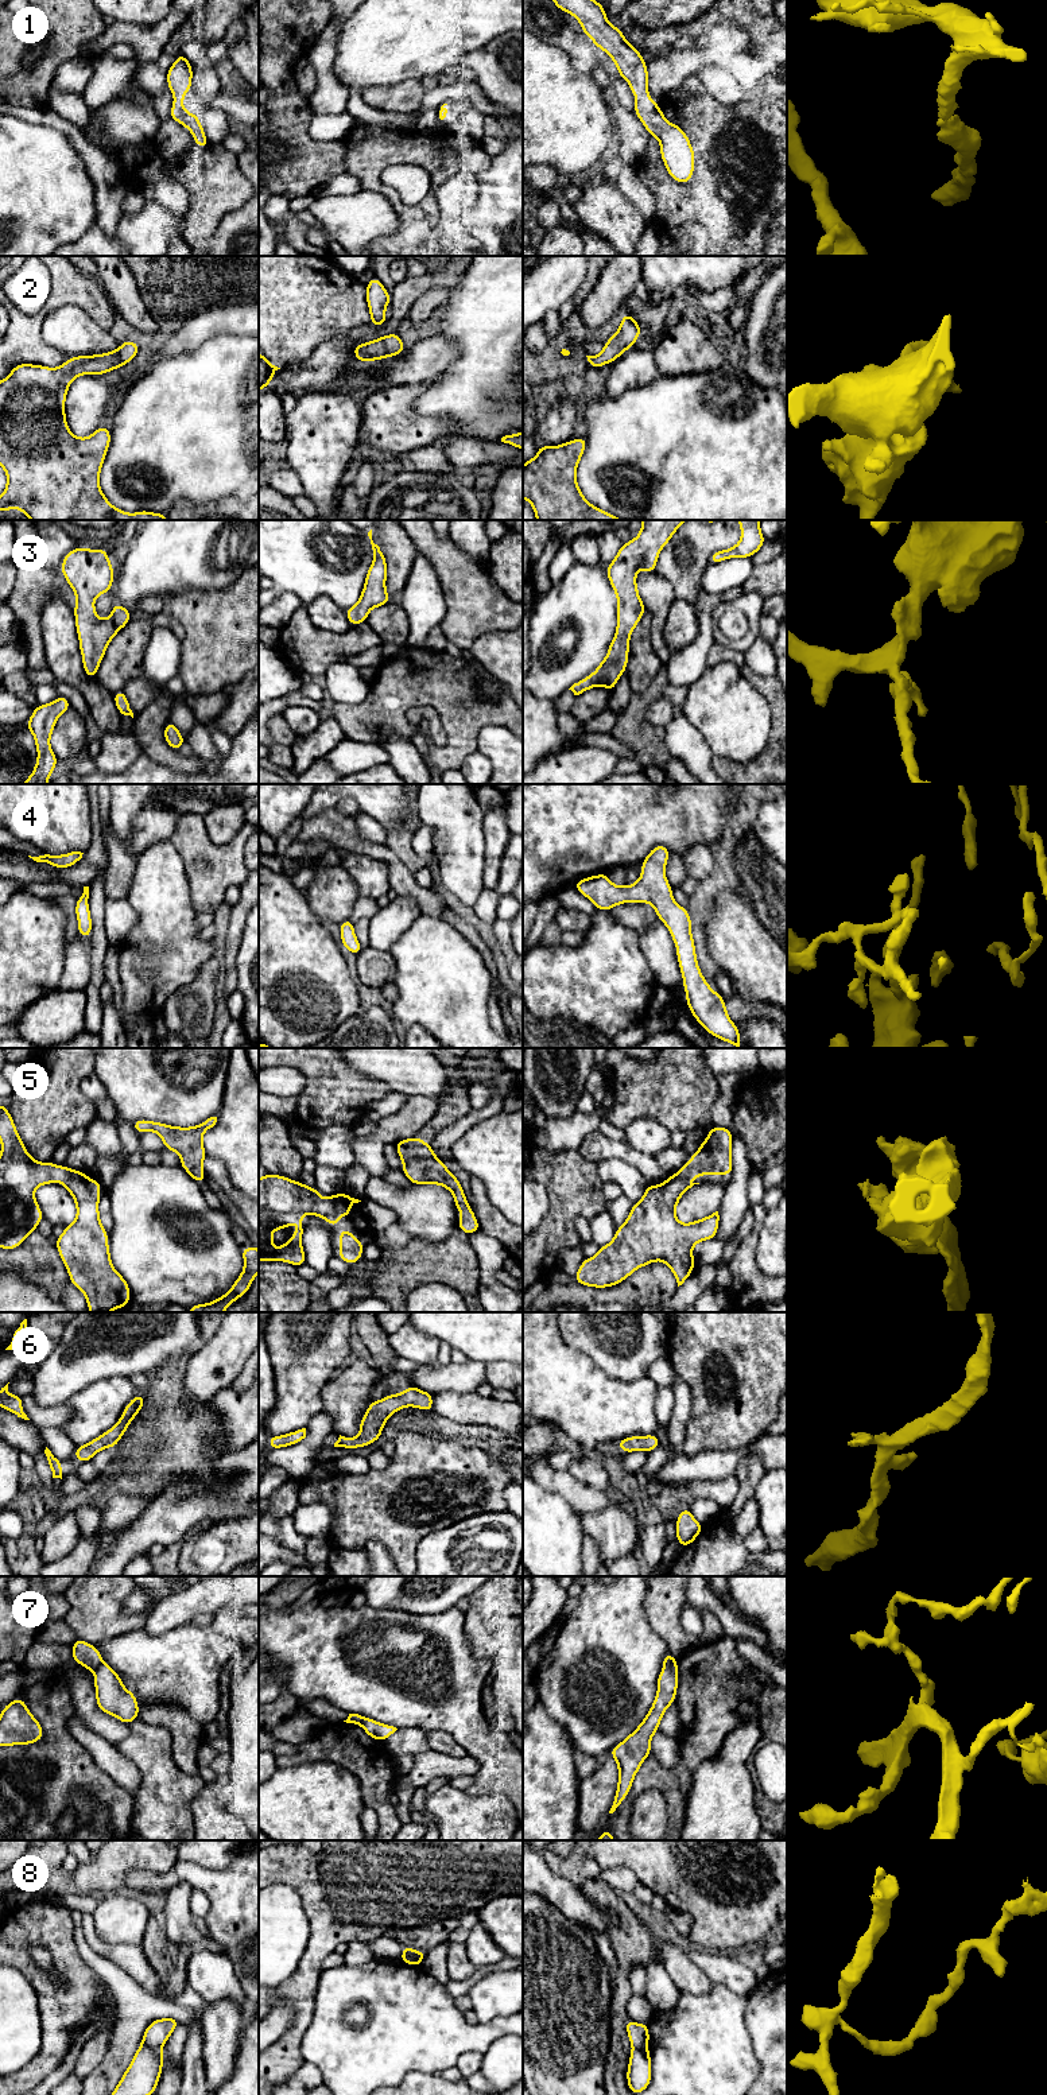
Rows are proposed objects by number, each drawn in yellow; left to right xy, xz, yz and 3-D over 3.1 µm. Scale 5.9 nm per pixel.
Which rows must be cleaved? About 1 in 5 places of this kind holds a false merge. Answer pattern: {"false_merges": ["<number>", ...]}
{"false_merges": ["7", "8"]}

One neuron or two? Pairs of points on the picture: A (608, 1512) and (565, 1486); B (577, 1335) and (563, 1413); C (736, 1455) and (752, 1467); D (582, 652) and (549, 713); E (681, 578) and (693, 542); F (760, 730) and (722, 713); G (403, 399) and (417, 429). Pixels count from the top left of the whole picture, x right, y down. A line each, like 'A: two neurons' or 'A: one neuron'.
A: one neuron
B: two neurons
C: two neurons
D: two neurons
E: one neuron
F: one neuron
G: one neuron

